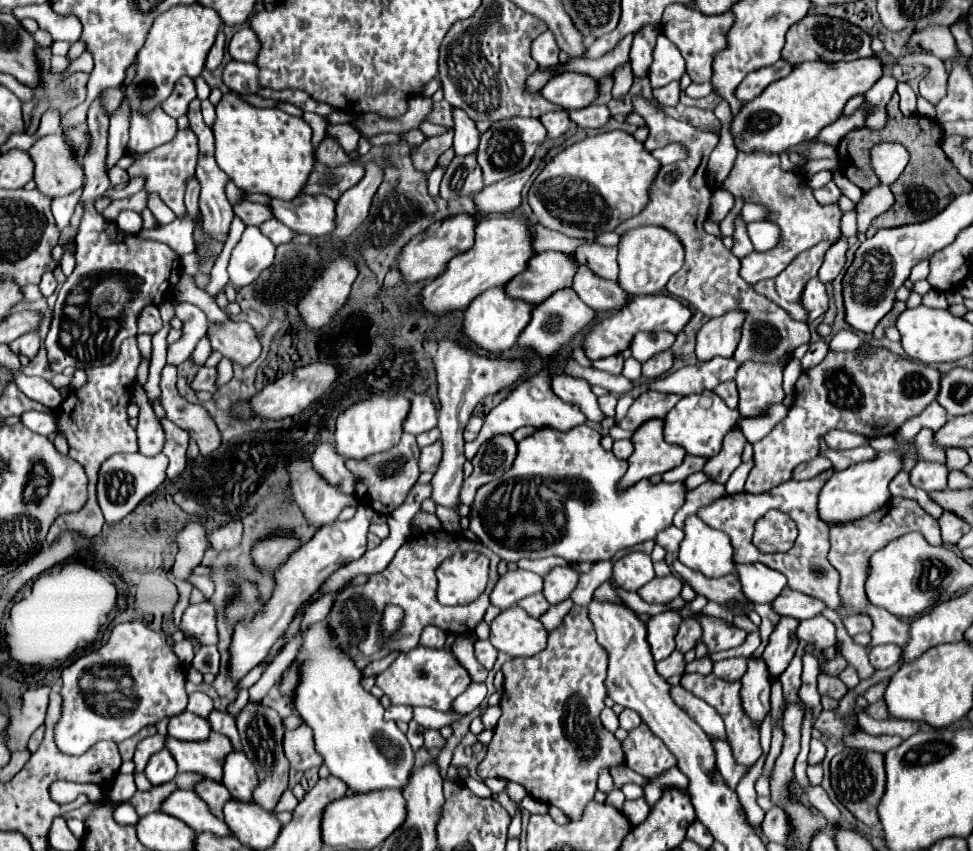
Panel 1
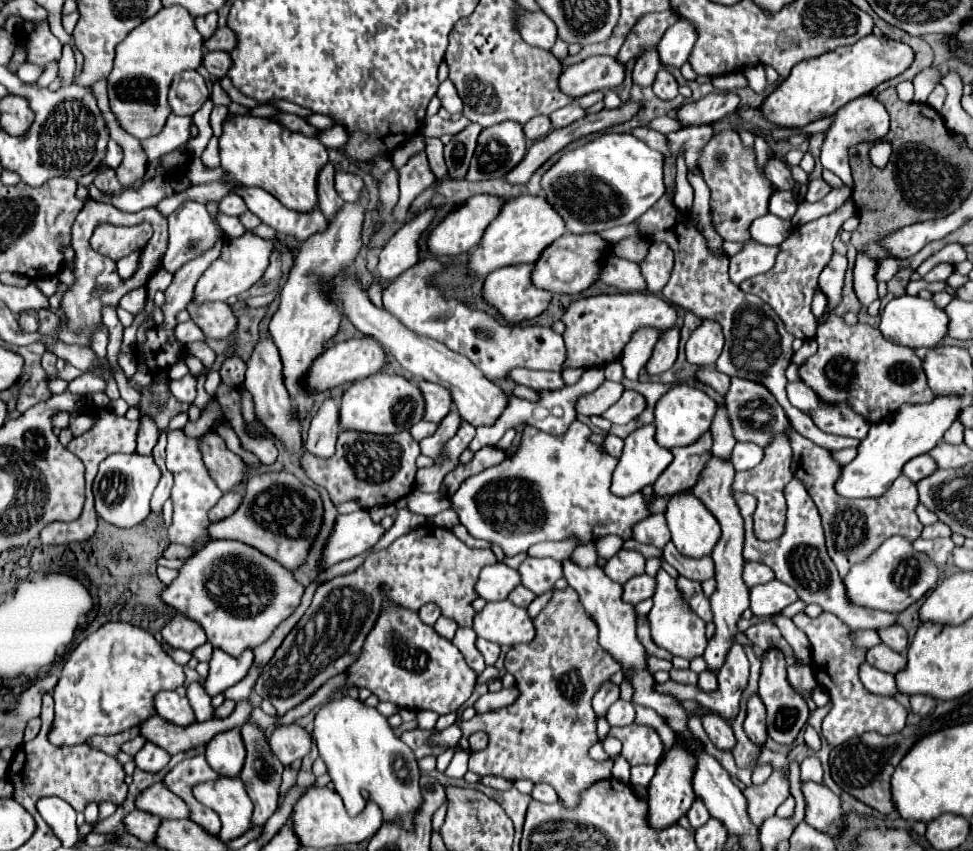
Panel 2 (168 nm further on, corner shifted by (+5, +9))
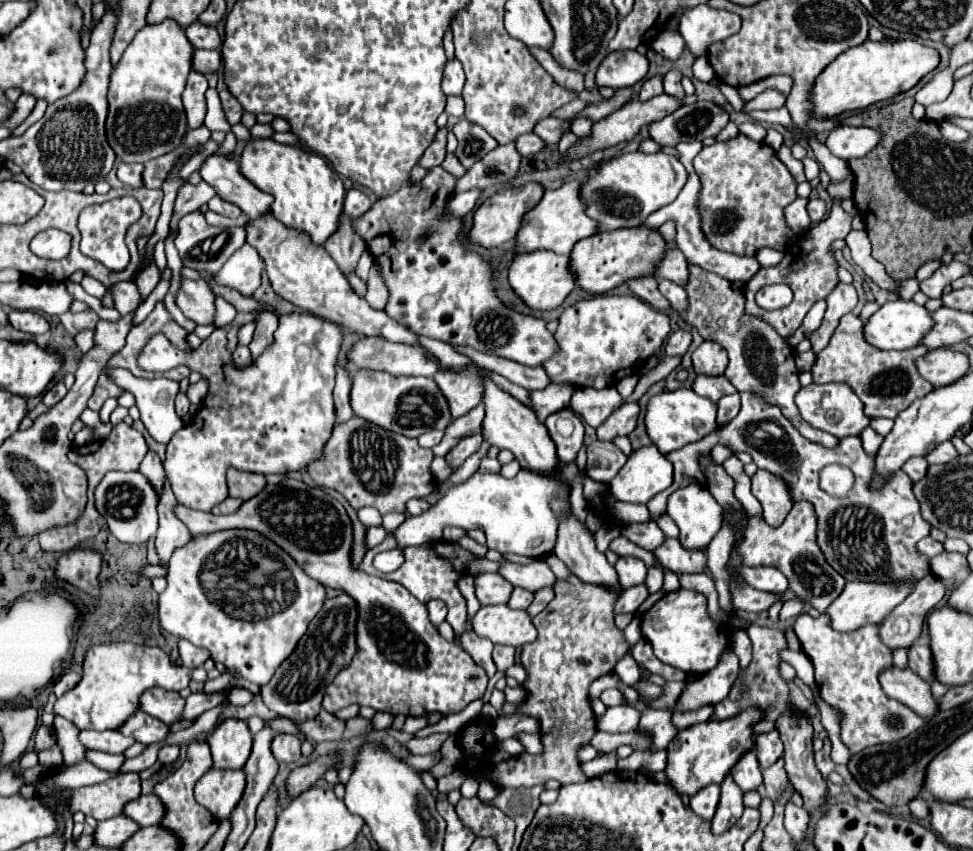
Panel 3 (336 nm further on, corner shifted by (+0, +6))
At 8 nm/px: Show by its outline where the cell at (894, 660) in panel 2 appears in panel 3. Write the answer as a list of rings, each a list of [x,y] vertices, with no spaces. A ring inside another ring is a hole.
[[[887,666],[887,670],[879,674],[879,682],[889,698],[905,702],[905,706],[915,710],[919,716],[929,718],[937,712],[937,700],[929,692],[929,682],[915,676],[911,668]]]

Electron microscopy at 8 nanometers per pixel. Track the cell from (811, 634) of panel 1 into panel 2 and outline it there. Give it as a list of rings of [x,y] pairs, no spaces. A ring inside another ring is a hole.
[[[796,613],[792,621],[810,641],[814,677],[818,679],[818,685],[828,693],[832,703],[832,709],[822,723],[822,735],[832,747],[852,737],[860,737],[862,733],[868,733],[868,731],[890,735],[894,731],[900,731],[906,725],[908,711],[894,697],[874,695],[862,685],[858,677],[858,669],[866,661],[868,649],[856,647],[856,643],[850,637],[852,631],[846,627],[846,623],[842,623],[832,613],[820,613],[816,619],[810,619],[806,613]]]

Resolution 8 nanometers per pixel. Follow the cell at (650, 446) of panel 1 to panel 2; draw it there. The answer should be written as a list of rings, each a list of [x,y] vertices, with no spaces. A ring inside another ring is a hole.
[[[644,425],[644,427],[636,429],[634,433],[630,433],[626,437],[622,455],[620,455],[618,465],[614,469],[614,475],[612,475],[610,491],[614,495],[618,495],[618,497],[628,497],[632,493],[638,493],[646,485],[652,485],[670,463],[672,463],[672,453],[656,443],[656,439],[654,439],[654,425]]]

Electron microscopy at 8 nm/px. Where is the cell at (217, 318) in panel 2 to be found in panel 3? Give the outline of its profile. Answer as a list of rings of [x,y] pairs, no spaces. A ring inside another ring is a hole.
[[[183,280],[177,306],[195,324],[215,324],[215,294],[205,280]]]

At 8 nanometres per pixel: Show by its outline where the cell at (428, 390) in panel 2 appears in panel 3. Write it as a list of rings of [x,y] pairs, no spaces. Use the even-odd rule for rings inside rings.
[[[465,366],[463,370],[441,370],[433,376],[441,394],[447,398],[451,418],[459,418],[479,404],[483,396],[483,376],[483,372],[471,366]]]

